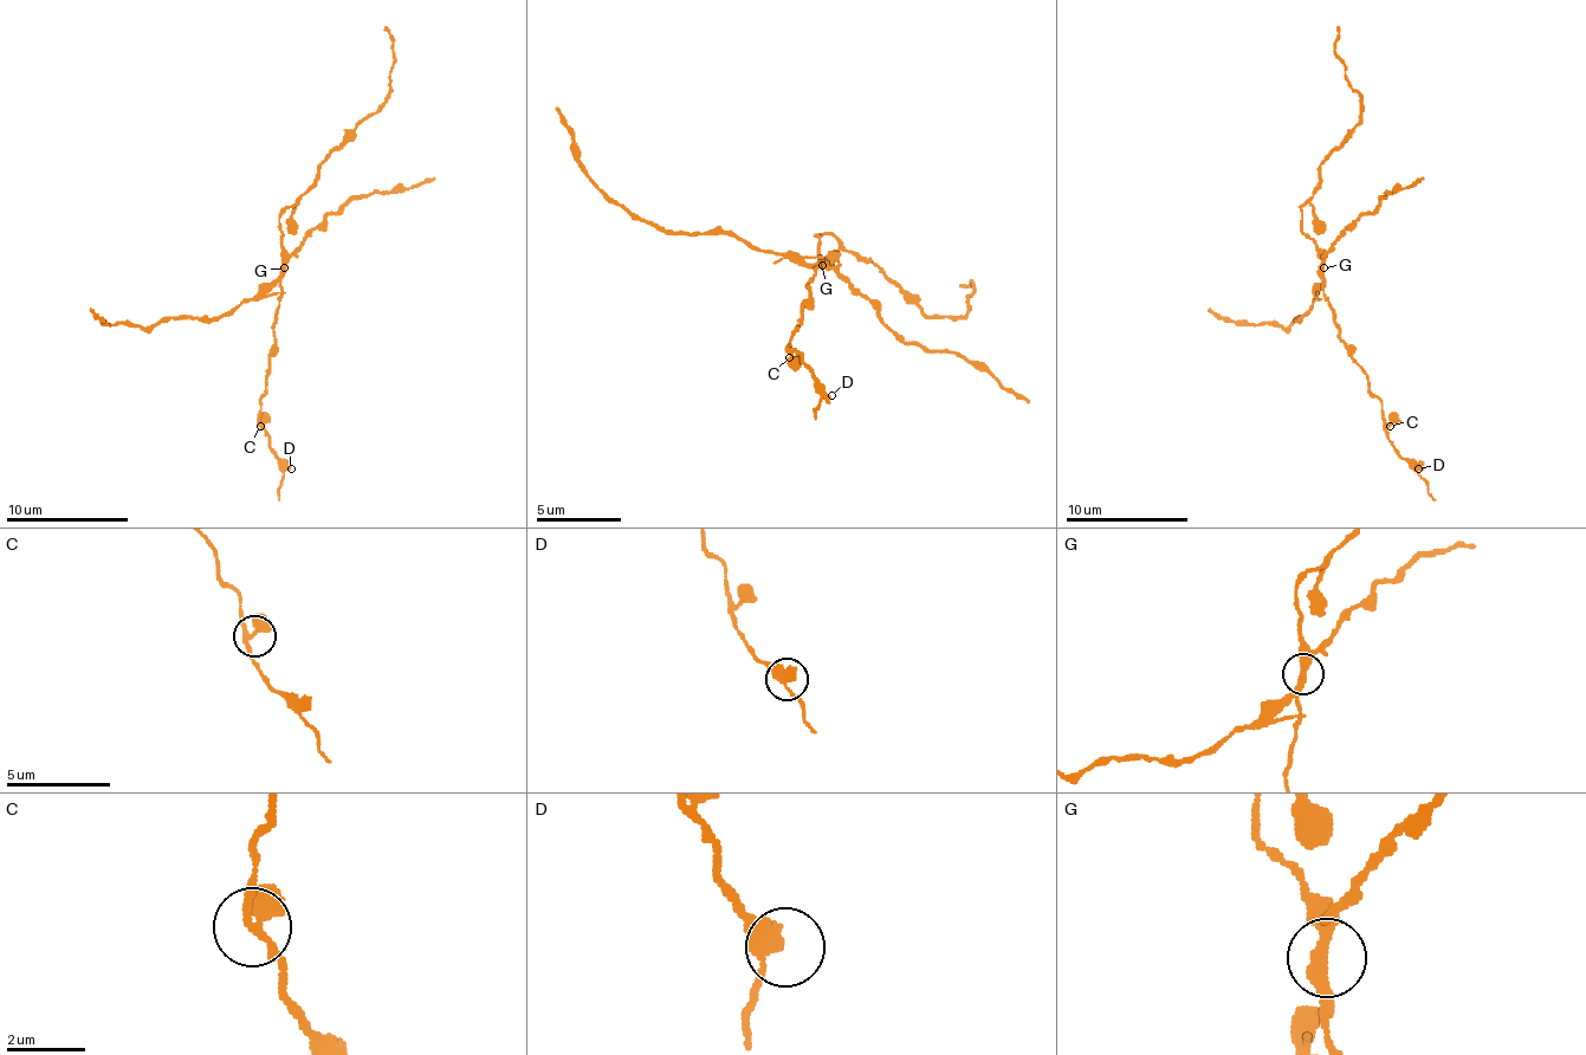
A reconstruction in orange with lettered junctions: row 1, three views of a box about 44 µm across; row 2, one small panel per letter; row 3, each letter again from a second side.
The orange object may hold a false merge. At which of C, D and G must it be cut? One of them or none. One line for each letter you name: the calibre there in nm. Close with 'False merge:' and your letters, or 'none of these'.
G: Thickness 320 nm
False merge: G

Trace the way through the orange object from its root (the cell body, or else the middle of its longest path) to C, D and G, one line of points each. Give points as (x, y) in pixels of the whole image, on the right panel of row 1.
C: (1316, 250), (1322, 296), (1328, 303), (1338, 340), (1363, 370), (1368, 388), (1381, 401), (1381, 419), (1390, 426)
D: (1316, 250), (1322, 296), (1338, 340), (1381, 401), (1381, 419), (1390, 444), (1418, 468)
G: (1316, 250), (1322, 269)

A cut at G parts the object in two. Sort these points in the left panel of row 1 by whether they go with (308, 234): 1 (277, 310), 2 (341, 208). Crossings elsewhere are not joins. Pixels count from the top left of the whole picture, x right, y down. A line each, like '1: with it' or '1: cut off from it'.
1: cut off from it
2: with it

